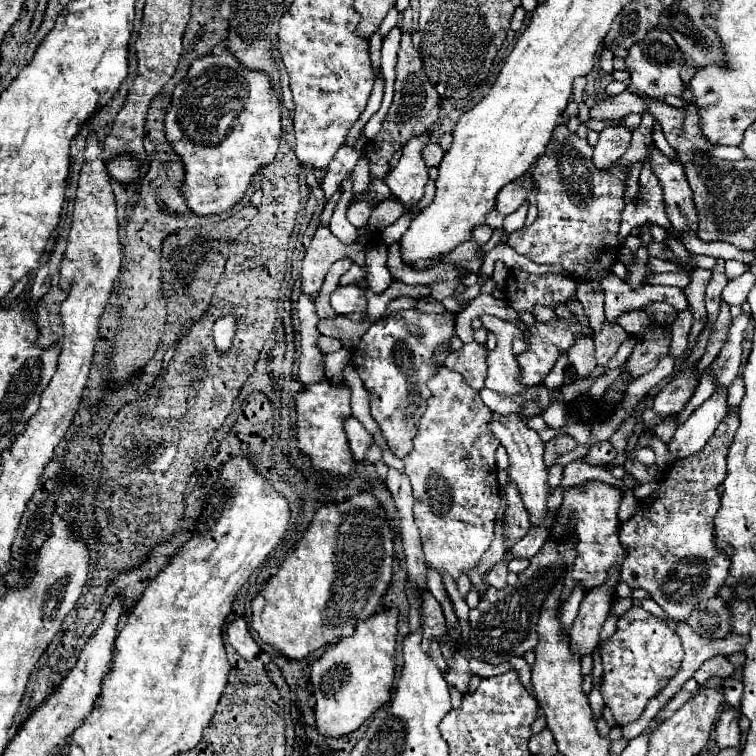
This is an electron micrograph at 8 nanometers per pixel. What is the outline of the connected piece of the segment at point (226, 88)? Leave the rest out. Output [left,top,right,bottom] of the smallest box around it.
[165,51,281,215]

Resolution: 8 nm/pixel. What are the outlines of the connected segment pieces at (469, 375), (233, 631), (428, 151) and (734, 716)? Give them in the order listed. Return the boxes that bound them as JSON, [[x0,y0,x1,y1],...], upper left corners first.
[[445,341,489,391],[227,617,261,661],[423,143,445,167],[715,707,741,749]]

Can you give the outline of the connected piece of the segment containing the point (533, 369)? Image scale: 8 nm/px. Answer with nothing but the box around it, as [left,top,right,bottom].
[517,319,583,385]

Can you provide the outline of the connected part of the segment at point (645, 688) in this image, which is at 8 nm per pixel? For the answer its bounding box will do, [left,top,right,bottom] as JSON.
[601,607,683,727]

